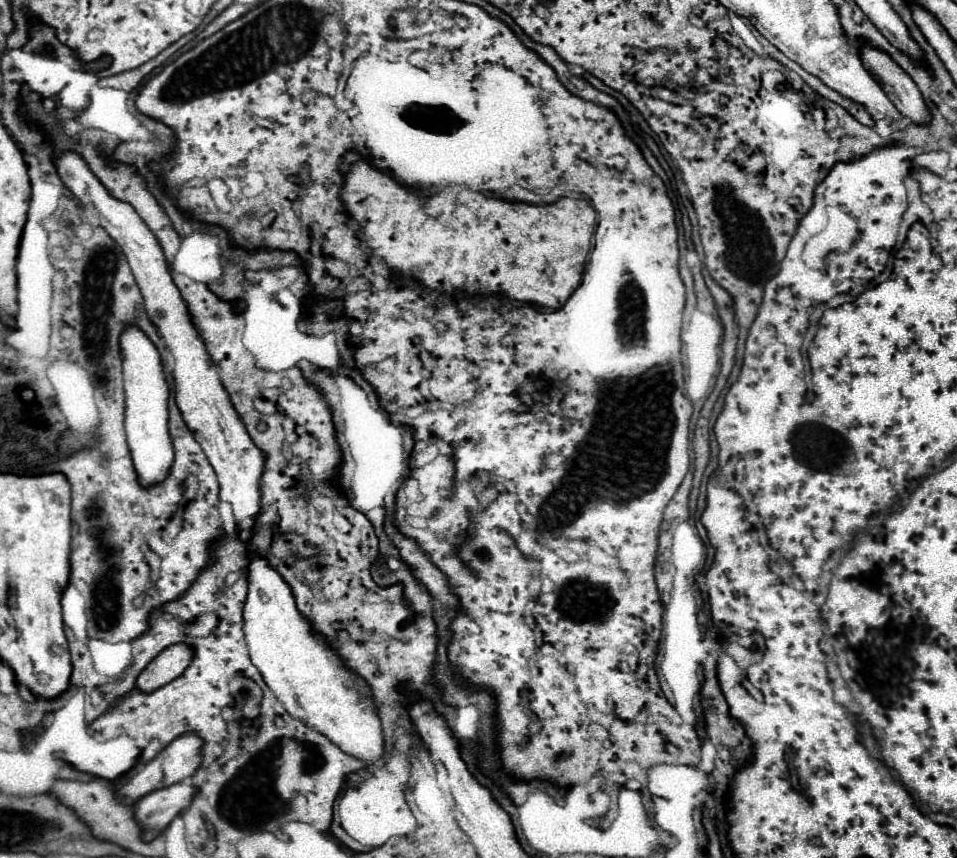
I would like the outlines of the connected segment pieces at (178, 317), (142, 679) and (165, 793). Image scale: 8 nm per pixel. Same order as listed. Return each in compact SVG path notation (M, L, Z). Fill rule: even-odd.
M64 151L62 155L54 159L54 165L56 165L60 181L84 205L88 215L94 217L94 223L104 227L106 233L122 247L130 263L130 269L136 277L136 283L144 295L146 313L176 359L174 373L172 373L176 403L182 411L182 417L188 429L194 433L196 441L202 445L206 457L210 459L210 465L214 467L218 475L220 501L230 503L234 509L238 539L248 543L250 537L254 535L254 523L260 511L260 477L262 477L266 457L250 439L224 385L220 383L220 375L212 363L212 357L208 355L204 347L204 341L200 339L196 327L192 325L186 301L182 299L170 275L166 257L162 253L162 247L156 235L148 229L148 225L142 221L142 217L136 213L136 209L130 203L118 201L110 195L110 191L90 171L82 155L78 155L76 151Z
M176 643L166 647L138 677L136 687L150 693L166 683L170 683L172 679L176 679L178 675L184 673L184 669L190 665L192 661L192 647L184 645L184 643Z
M174 783L144 795L136 805L136 821L144 829L144 839L154 839L168 823L180 815L194 799L196 787L190 783Z

